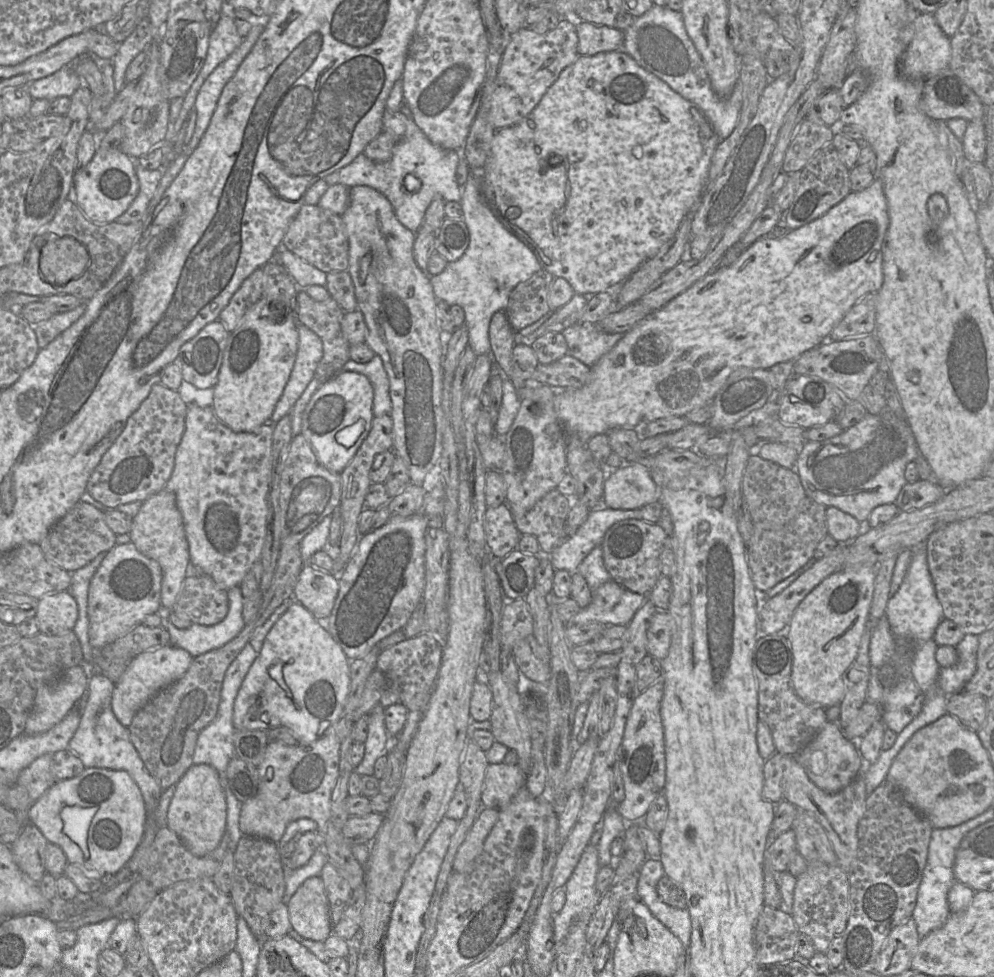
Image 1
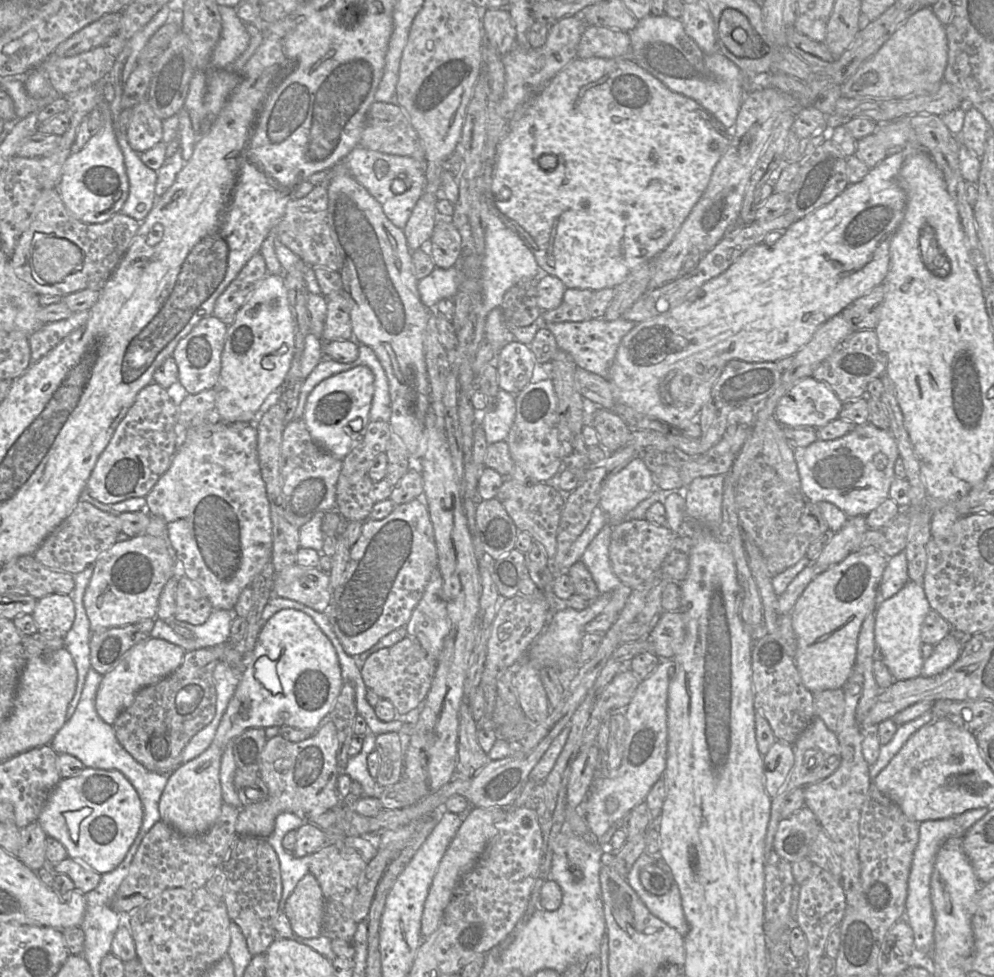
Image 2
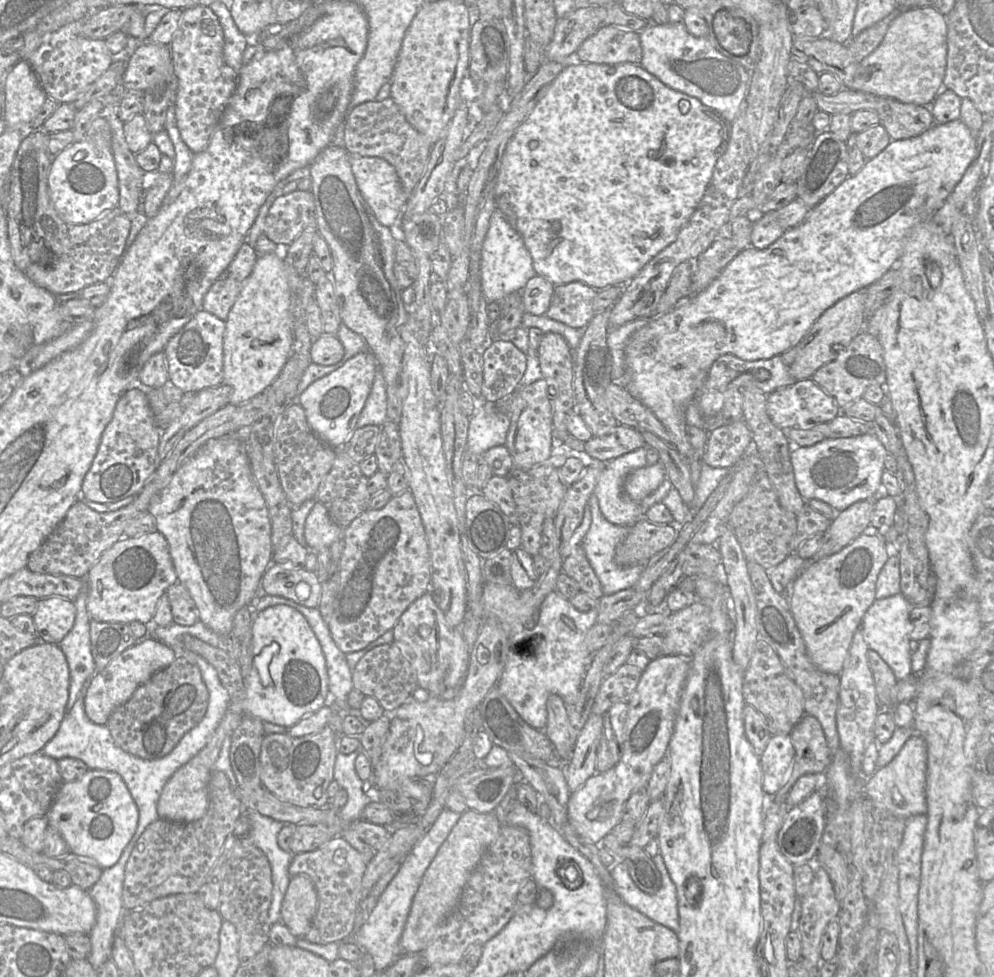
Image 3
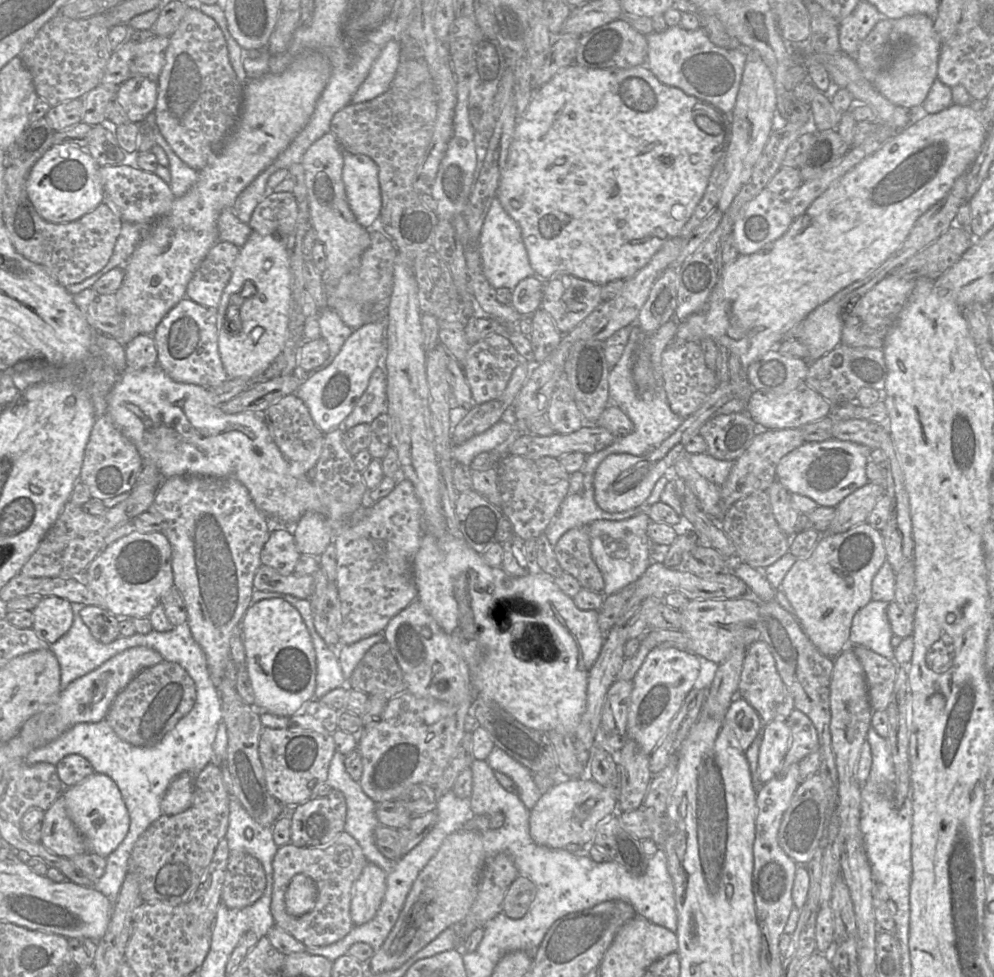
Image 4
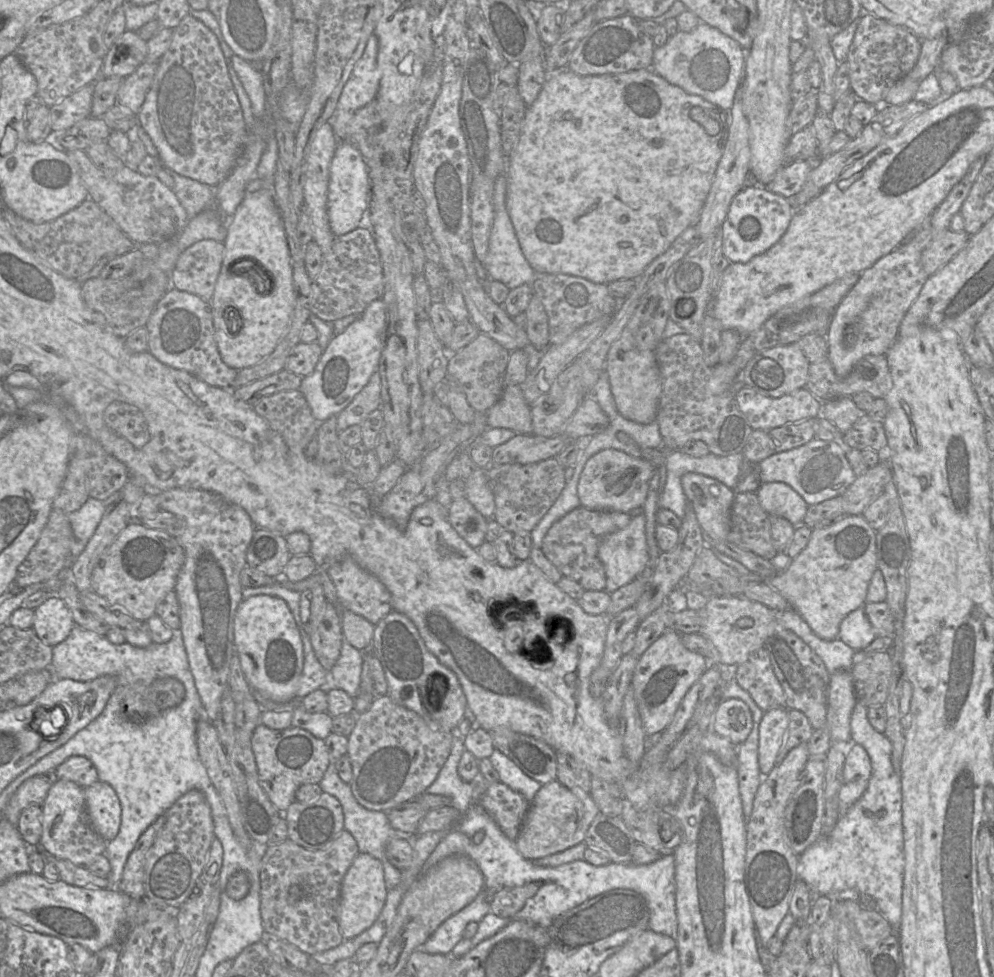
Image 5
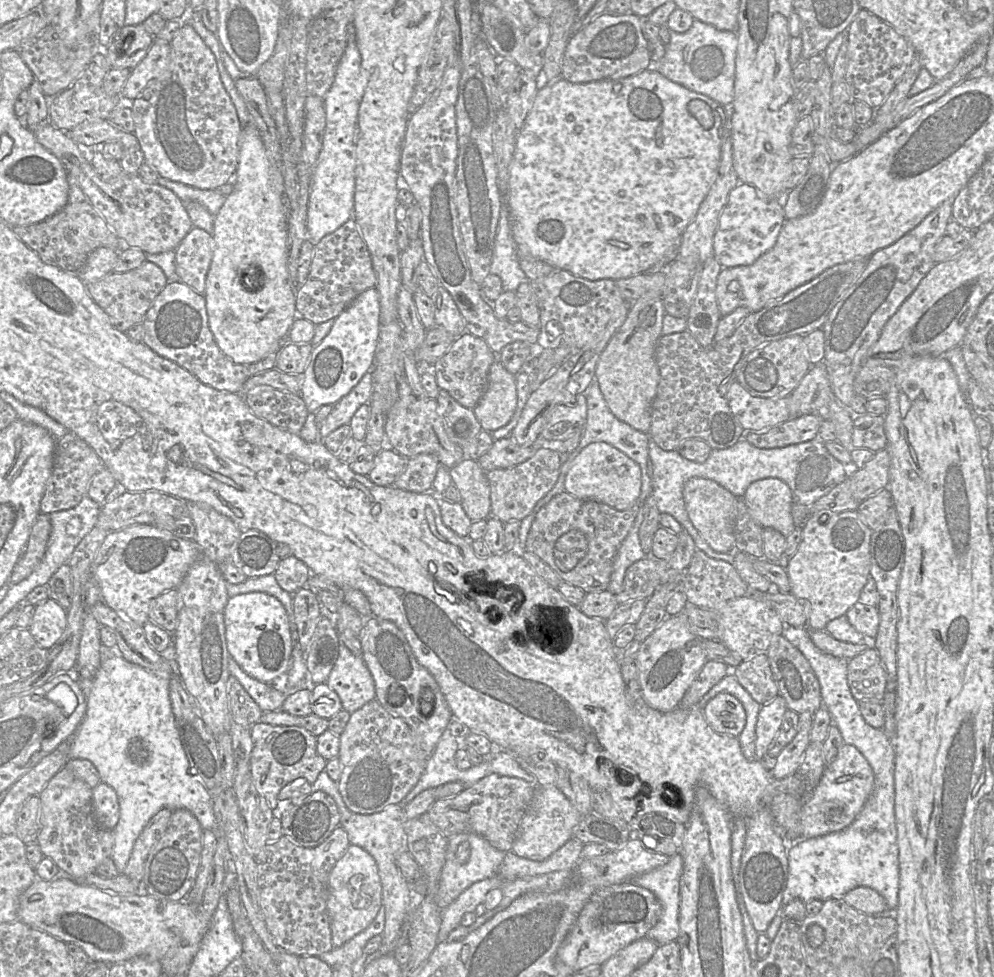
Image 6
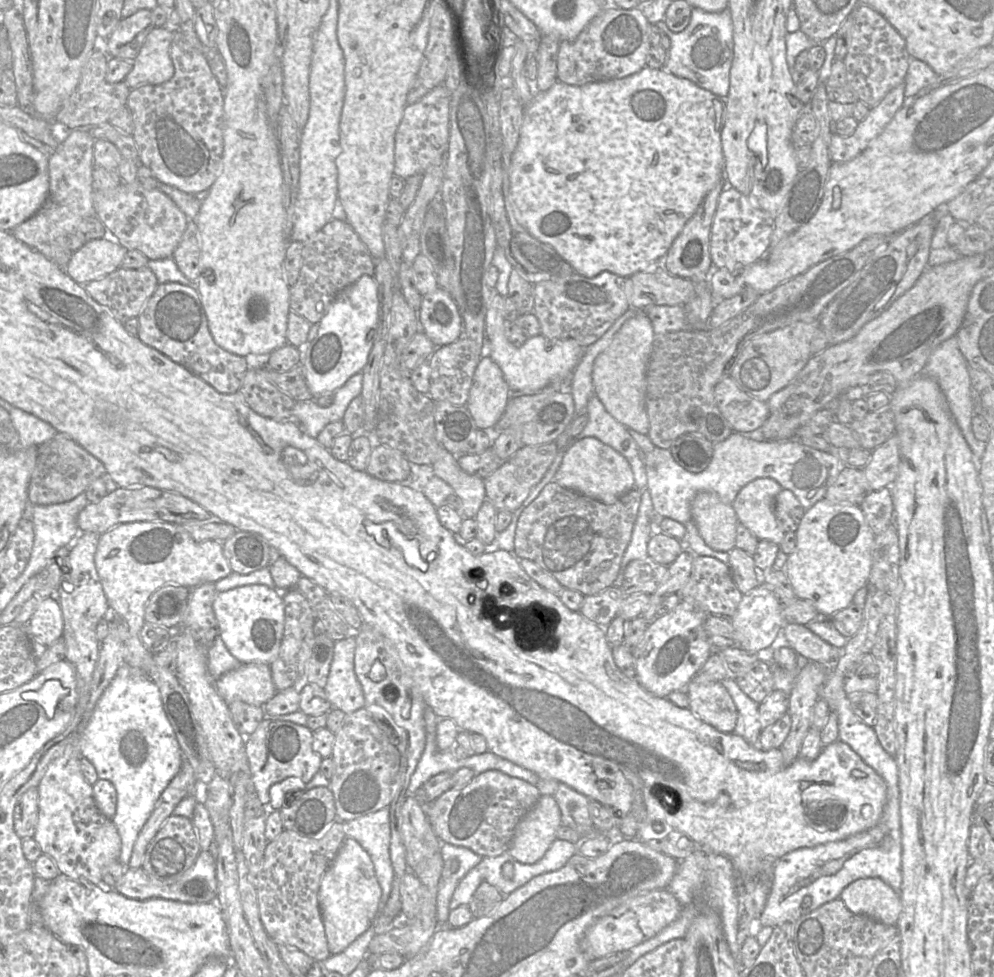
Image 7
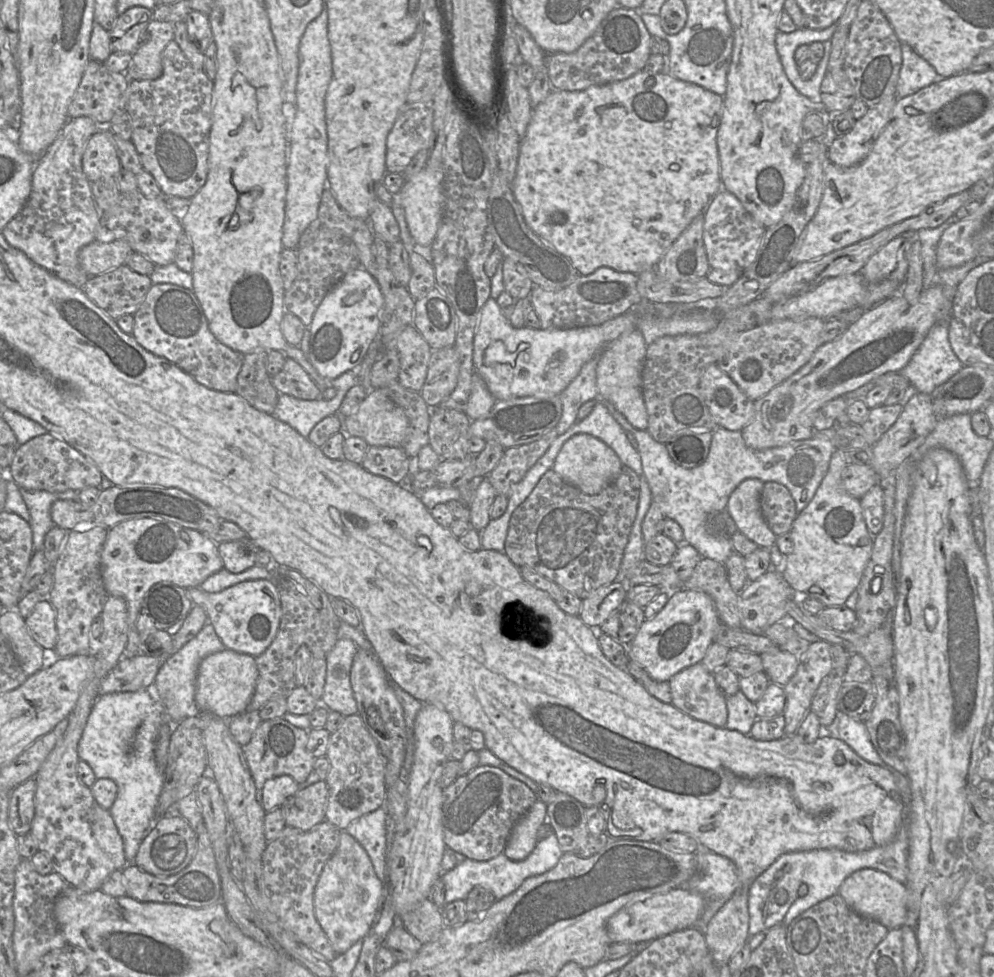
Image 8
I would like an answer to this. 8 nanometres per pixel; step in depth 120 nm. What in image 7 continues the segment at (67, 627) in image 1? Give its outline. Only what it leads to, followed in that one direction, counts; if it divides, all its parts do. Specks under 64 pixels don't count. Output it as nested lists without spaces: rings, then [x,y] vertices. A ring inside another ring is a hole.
[[[49,597],[40,600],[27,625],[30,637],[51,646],[63,635],[63,615],[59,601]]]

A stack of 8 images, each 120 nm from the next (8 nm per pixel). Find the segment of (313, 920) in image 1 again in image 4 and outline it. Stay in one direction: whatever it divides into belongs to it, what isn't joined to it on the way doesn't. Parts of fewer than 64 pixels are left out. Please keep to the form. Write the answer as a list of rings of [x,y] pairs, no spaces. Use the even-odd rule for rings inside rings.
[[[305,874],[292,877],[285,892],[286,910],[290,915],[301,916],[315,907],[317,888],[314,881]]]

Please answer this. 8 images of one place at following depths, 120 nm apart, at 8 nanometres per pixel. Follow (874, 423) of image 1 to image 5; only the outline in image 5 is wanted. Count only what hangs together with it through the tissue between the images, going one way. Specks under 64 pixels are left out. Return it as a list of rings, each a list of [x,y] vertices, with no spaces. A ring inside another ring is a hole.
[[[816,438],[797,448],[773,454],[762,460],[759,466],[762,483],[786,483],[801,495],[809,506],[842,495],[857,478],[840,441]]]

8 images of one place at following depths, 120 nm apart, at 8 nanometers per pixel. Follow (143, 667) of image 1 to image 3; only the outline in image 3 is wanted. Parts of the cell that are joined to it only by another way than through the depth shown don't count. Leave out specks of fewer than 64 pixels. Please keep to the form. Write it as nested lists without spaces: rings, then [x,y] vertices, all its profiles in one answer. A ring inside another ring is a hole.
[[[149,636],[139,640],[93,675],[84,700],[87,717],[95,724],[107,725],[111,713],[126,703],[139,685],[148,681],[157,671],[169,666],[175,659],[173,649],[159,640]]]

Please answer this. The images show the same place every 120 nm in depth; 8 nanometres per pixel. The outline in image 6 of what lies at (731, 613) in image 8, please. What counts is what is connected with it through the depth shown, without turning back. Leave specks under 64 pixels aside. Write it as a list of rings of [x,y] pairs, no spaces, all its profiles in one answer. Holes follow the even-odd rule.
[[[698,549],[695,550],[688,568],[682,575],[681,591],[686,596],[688,605],[700,608],[719,610],[728,601],[745,596],[748,590],[749,586],[741,579],[733,565],[713,559]]]

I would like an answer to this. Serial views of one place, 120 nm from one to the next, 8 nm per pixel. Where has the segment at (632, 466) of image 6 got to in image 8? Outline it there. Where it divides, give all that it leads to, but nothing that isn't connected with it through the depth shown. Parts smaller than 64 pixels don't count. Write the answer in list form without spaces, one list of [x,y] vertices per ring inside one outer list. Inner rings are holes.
[[[586,433],[567,440],[557,454],[552,469],[568,484],[587,495],[596,495],[606,488],[621,472],[623,464],[617,454],[603,441]]]

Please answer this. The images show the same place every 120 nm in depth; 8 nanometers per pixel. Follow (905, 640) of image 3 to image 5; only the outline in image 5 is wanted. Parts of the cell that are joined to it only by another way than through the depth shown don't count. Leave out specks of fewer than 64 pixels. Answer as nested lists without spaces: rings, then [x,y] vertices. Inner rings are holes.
[[[863,607],[850,612],[841,622],[838,638],[855,651],[861,651],[877,637]]]

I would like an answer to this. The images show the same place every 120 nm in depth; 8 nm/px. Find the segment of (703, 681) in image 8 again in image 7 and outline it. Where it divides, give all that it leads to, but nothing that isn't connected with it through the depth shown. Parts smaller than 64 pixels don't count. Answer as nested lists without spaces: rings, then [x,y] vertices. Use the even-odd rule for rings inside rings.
[[[693,678],[685,691],[689,699],[689,709],[697,718],[720,732],[734,732],[737,708],[721,682],[699,683]]]

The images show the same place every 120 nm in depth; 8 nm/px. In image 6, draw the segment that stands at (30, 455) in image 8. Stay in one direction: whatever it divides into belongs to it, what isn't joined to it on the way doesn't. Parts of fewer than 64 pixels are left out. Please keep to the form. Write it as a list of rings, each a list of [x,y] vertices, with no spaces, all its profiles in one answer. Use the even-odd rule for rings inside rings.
[[[68,432],[56,440],[52,473],[40,502],[40,512],[50,514],[77,506],[87,494],[93,477],[103,468],[95,451],[76,434]]]

